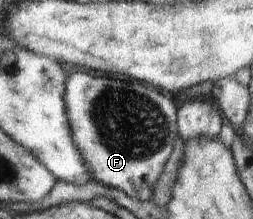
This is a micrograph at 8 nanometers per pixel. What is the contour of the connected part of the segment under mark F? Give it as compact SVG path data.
M77 71L69 74L64 100L74 144L96 182L118 188L130 198L138 198L142 202L151 200L155 182L160 173L163 173L174 144L178 142L177 108L172 98L166 98L156 88L146 86L140 81L96 77L88 72Z

